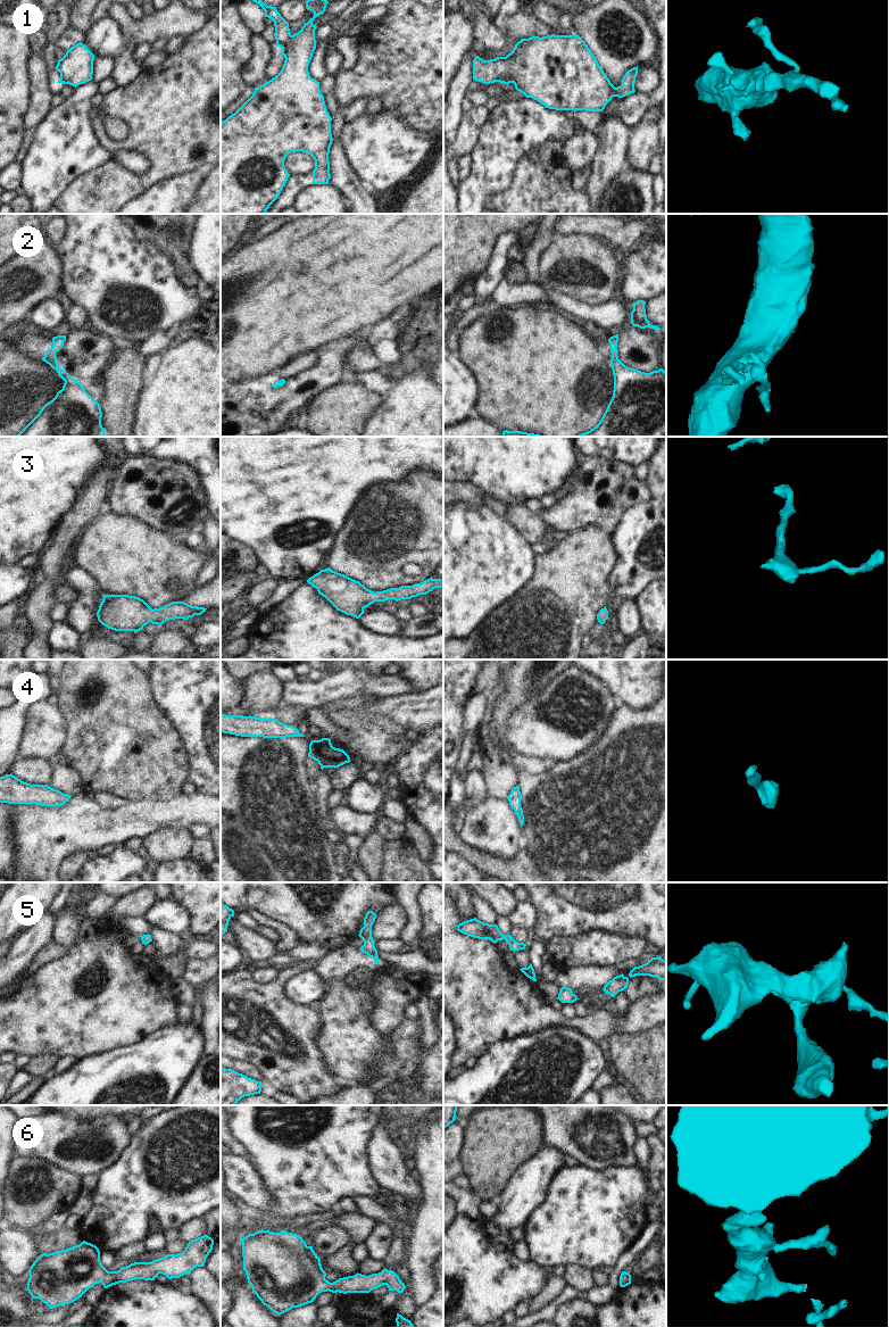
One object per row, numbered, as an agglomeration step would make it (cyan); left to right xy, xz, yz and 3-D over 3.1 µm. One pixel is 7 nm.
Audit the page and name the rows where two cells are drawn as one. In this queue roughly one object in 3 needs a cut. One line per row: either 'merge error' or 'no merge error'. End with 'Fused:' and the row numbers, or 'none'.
1: no merge error
2: no merge error
3: no merge error
4: no merge error
5: no merge error
6: no merge error
Fused: none

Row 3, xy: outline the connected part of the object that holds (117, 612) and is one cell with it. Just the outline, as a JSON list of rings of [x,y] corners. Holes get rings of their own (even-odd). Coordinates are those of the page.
[[[105,595],[97,616],[98,621],[108,629],[136,633],[149,622],[161,625],[169,620],[188,620],[201,615],[206,609],[184,602],[172,602],[152,609],[143,599],[135,596]]]

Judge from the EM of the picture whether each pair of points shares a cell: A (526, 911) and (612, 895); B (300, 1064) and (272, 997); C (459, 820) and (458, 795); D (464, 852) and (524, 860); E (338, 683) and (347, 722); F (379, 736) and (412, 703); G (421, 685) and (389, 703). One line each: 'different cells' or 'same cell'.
A: different cells
B: same cell
C: same cell
D: same cell
E: different cells
F: different cells
G: different cells

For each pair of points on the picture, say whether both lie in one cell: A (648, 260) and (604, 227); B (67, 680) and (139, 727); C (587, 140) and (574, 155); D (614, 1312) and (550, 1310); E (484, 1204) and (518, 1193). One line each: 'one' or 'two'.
A: one
B: one
C: one
D: two
E: two

